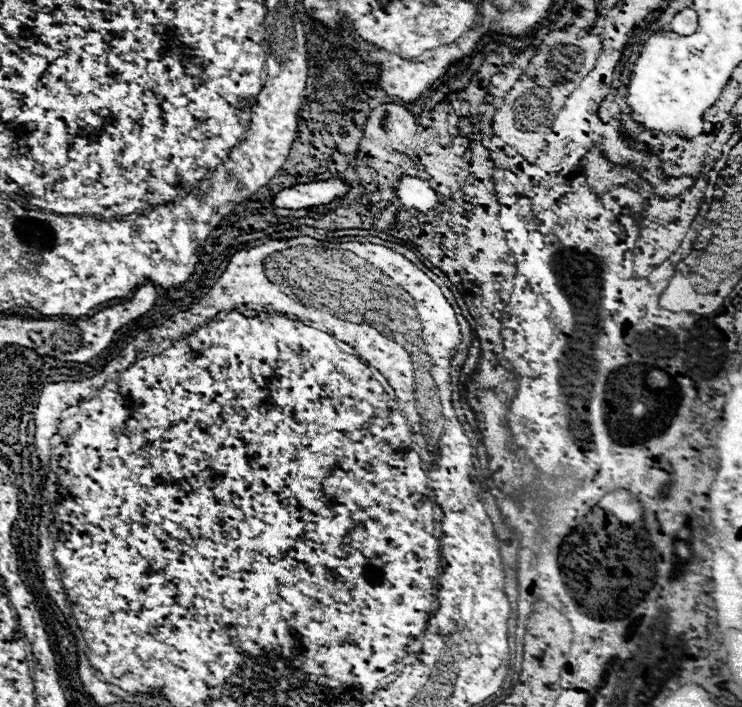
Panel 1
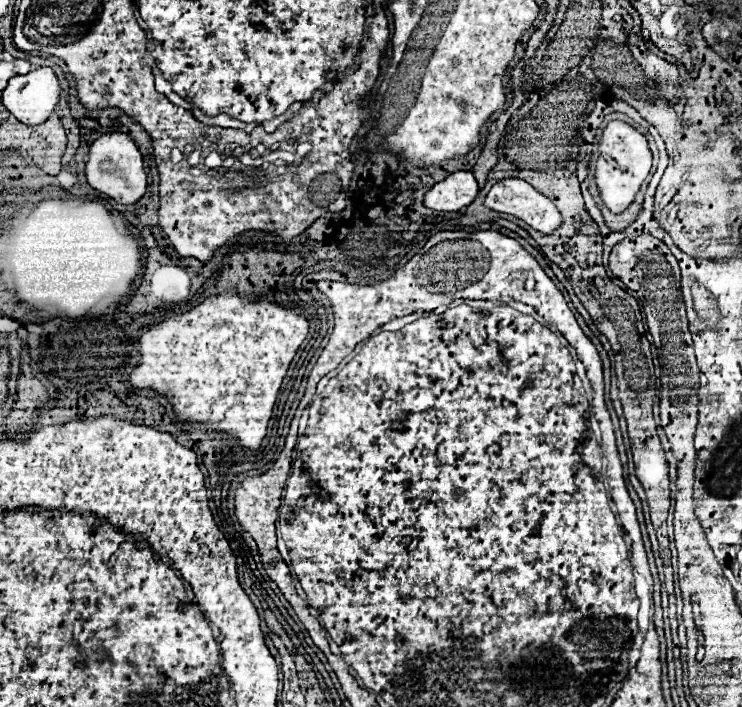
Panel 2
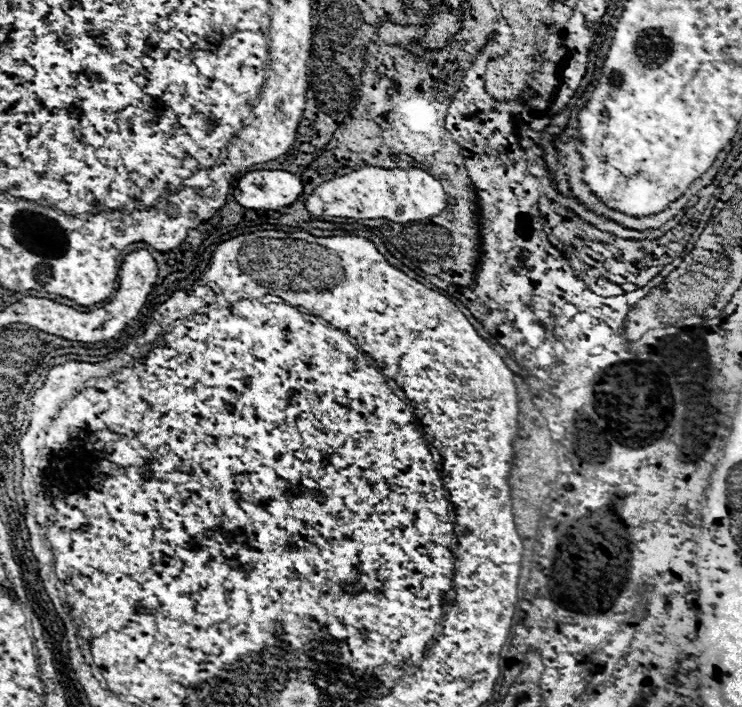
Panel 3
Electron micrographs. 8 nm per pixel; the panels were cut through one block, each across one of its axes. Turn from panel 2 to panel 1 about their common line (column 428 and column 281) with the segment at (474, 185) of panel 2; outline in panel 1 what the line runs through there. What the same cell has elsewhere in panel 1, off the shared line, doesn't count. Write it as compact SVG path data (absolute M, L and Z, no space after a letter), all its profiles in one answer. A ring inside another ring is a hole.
M326 180L326 182L310 182L310 184L296 184L292 188L280 190L272 202L278 208L288 210L302 210L312 206L330 204L334 198L340 198L348 192L348 186L342 180Z

